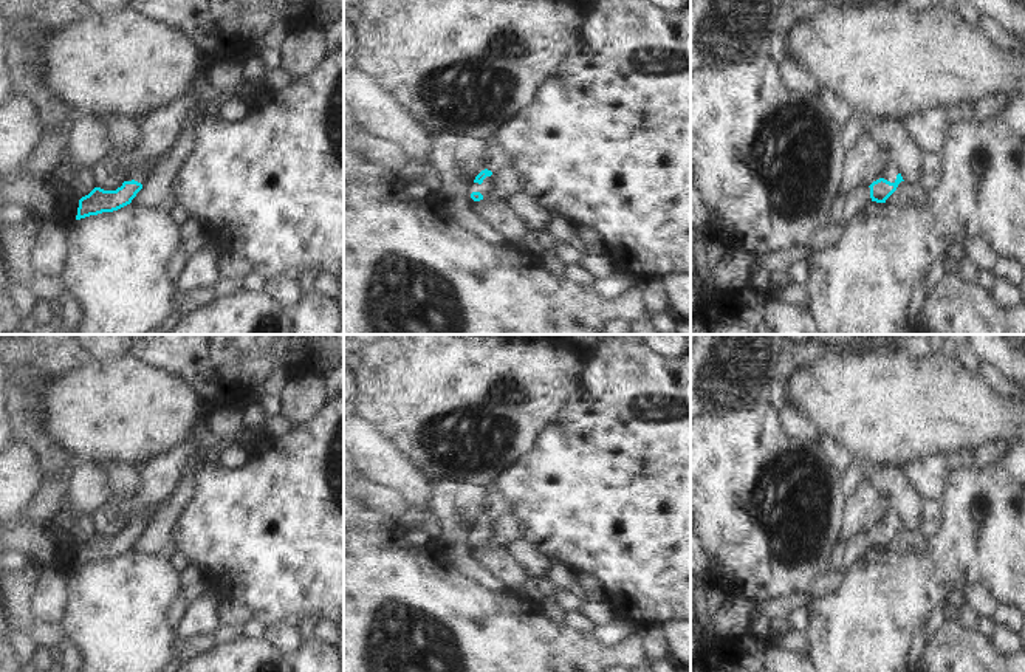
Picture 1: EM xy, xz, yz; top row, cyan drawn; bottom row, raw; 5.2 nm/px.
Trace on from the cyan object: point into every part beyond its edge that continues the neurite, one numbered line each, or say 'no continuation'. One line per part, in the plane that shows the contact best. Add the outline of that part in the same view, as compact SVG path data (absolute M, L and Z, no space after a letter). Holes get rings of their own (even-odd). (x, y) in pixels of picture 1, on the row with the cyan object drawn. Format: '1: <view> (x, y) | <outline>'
1: yz (889, 174) | M892 164L890 167L887 167L883 173L881 173L881 178L890 181L890 183L895 183L896 180L896 175L900 173L900 169Z

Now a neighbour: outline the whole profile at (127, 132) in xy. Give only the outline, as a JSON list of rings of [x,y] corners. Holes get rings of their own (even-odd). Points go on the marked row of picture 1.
[[[119,115],[102,116],[102,119],[108,124],[118,149],[129,150],[141,142],[144,136],[142,119]]]

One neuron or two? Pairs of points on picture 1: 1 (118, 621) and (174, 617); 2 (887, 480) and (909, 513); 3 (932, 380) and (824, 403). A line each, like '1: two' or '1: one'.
1: two
2: one
3: one

